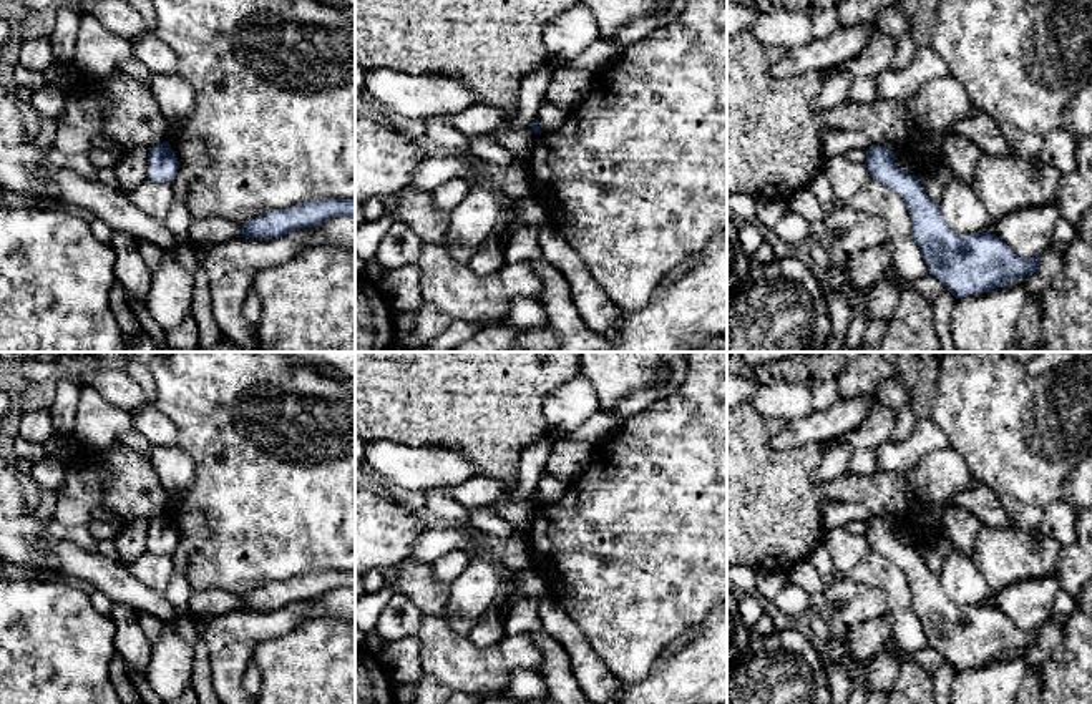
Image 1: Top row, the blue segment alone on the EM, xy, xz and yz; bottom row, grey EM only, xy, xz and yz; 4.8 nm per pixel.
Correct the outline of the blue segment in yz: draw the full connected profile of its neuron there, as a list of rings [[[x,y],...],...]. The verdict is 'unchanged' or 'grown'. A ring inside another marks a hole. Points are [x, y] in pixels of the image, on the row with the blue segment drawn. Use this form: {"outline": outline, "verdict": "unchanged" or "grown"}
{"outline": [[[873,144],[866,149],[865,166],[873,179],[904,199],[911,232],[929,274],[956,299],[1011,286],[1014,279],[1037,271],[1042,254],[1021,257],[996,234],[953,231],[918,176],[901,171],[895,156],[891,149]]], "verdict": "unchanged"}

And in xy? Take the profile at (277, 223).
{"outline": [[[314,199],[289,209],[274,209],[242,224],[244,237],[272,239],[310,229],[332,218],[355,218],[355,199]]], "verdict": "unchanged"}

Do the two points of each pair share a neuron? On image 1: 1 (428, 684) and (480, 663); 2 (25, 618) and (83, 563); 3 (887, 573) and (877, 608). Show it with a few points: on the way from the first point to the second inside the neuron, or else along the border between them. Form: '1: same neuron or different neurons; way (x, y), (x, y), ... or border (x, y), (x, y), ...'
1: different neurons; border (424, 673), (433, 674), (448, 686)
2: different neurons; border (58, 576), (77, 583)
3: different neurons; border (873, 585), (885, 595), (888, 611)

